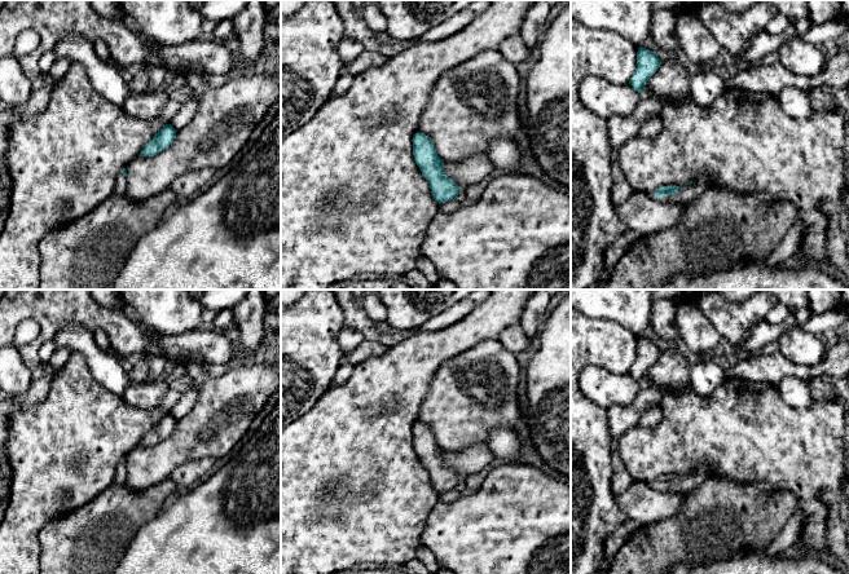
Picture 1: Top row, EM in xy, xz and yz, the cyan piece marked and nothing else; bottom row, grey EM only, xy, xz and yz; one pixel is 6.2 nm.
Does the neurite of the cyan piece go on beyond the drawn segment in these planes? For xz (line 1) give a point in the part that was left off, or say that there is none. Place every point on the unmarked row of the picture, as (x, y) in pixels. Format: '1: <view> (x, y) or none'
1: none

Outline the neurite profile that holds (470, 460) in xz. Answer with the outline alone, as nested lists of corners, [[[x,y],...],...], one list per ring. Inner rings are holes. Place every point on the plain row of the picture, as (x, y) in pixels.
[[[484,443],[471,445],[461,451],[444,451],[444,462],[456,474],[470,476],[480,472],[494,459]]]

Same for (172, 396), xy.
[[[170,388],[167,393],[159,401],[159,407],[166,412],[170,414],[171,409],[179,402],[181,393],[176,389]]]

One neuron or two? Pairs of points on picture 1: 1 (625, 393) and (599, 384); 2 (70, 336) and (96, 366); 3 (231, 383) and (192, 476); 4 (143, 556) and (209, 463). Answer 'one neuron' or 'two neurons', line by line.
1: one neuron
2: one neuron
3: two neurons
4: two neurons

